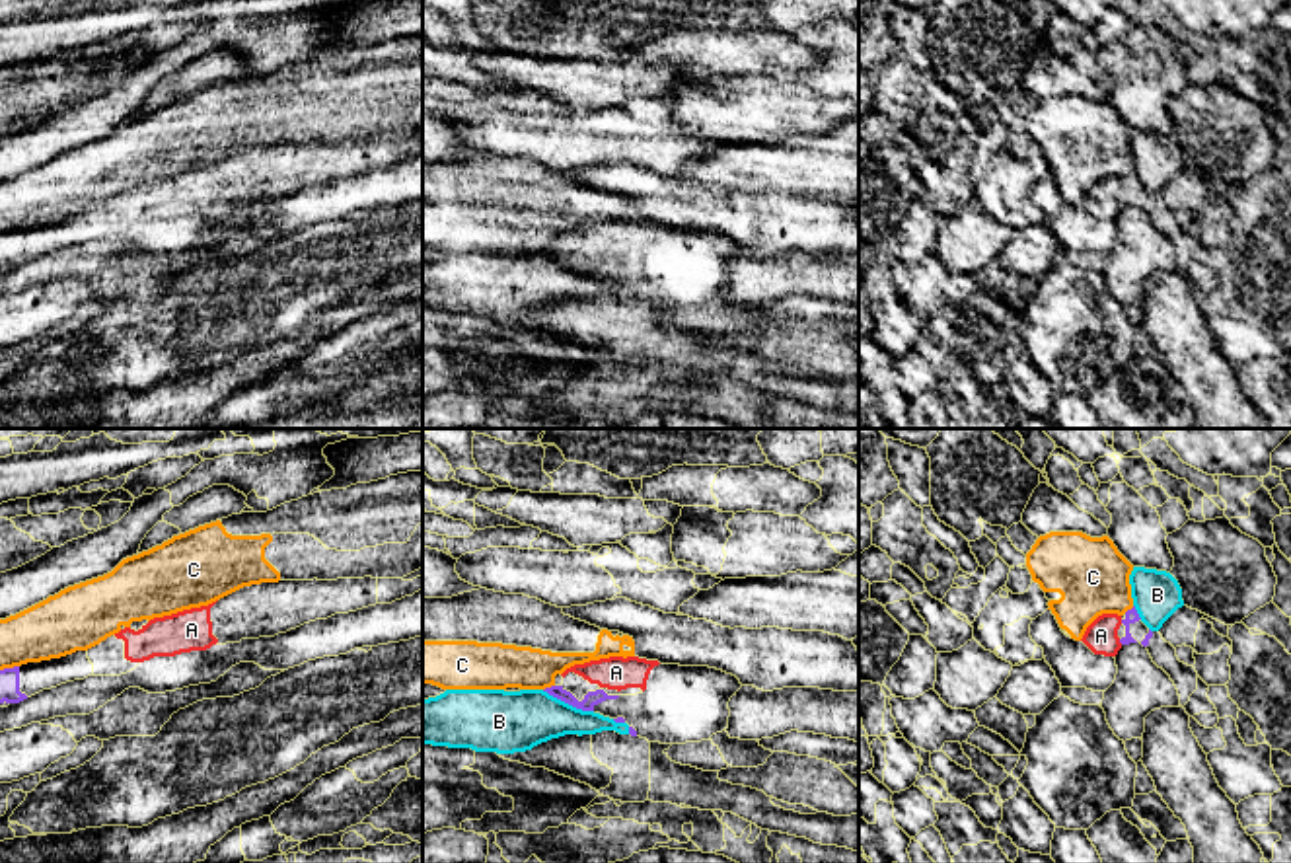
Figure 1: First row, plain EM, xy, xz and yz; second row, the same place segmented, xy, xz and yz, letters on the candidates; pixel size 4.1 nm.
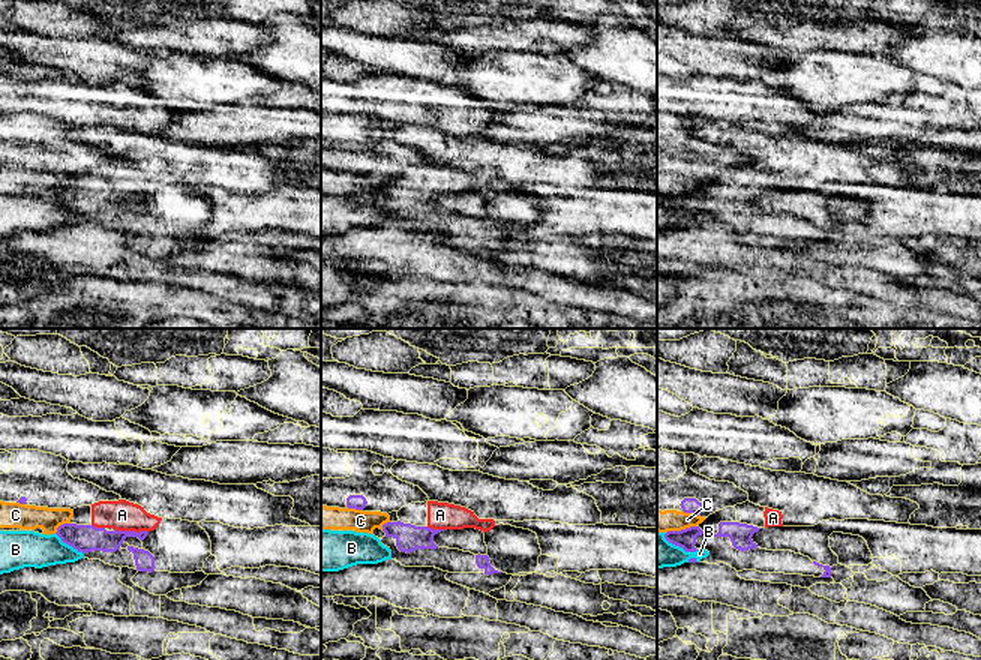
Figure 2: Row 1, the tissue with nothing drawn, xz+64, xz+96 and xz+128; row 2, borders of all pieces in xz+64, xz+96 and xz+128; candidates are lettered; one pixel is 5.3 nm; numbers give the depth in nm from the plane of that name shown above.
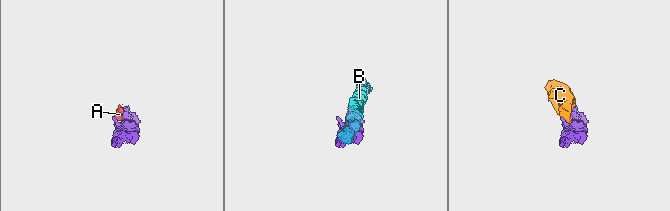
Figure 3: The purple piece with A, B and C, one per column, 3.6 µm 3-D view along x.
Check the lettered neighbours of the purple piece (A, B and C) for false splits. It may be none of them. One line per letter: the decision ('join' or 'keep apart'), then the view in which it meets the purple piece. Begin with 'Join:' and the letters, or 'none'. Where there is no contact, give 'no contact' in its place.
Join: A
A: join | yz
B: keep apart | xz
C: keep apart | xz

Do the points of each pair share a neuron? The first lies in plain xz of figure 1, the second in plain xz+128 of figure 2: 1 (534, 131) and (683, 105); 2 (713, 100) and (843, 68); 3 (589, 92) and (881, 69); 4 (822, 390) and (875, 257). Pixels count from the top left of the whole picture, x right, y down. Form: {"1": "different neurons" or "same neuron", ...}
{"1": "same neuron", "2": "same neuron", "3": "different neurons", "4": "different neurons"}

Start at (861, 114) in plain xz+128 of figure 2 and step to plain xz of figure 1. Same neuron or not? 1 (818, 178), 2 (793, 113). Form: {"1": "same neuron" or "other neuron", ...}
{"1": "same neuron", "2": "other neuron"}

